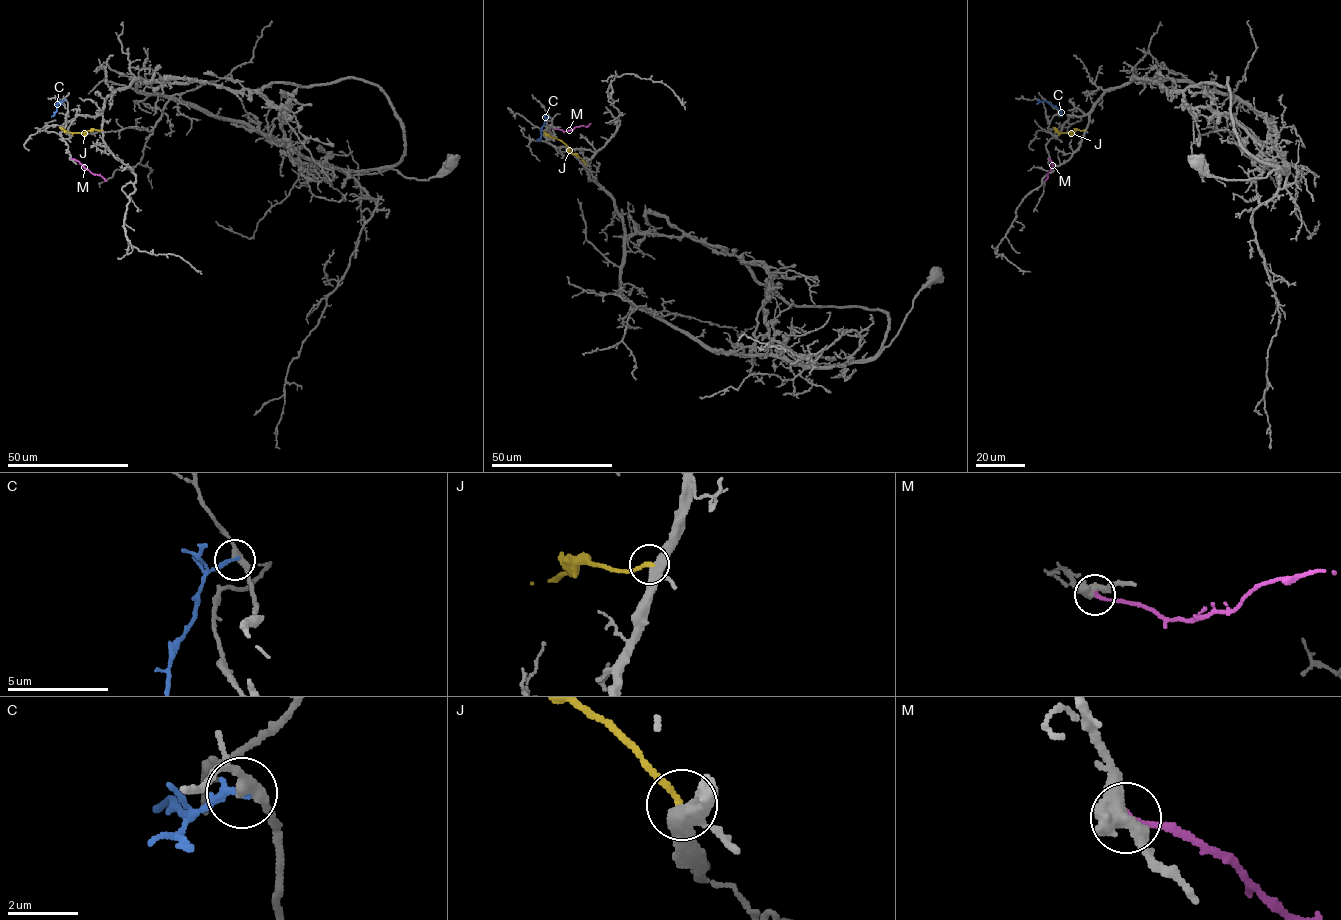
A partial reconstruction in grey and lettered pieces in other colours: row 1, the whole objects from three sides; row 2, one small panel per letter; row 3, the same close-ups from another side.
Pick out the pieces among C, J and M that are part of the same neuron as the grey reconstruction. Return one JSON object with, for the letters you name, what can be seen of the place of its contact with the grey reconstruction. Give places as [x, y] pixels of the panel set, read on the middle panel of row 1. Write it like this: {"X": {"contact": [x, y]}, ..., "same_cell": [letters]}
{"M": {"contact": [555, 128]}, "same_cell": ["M"]}

